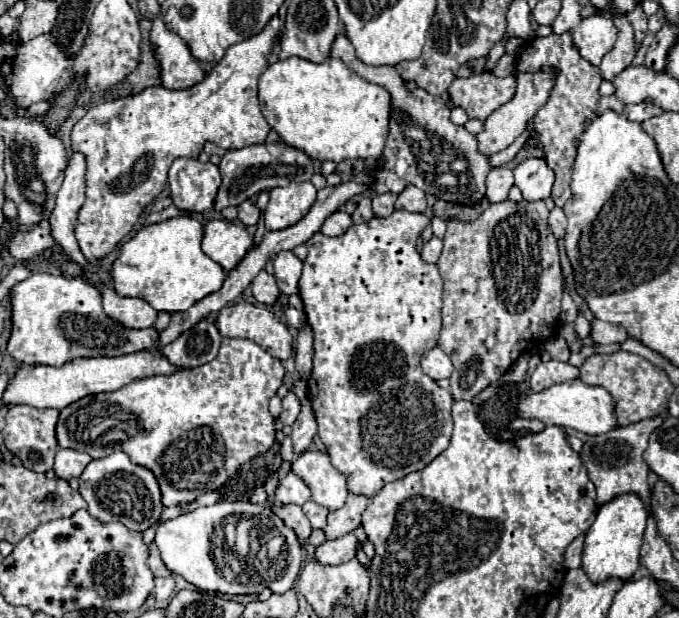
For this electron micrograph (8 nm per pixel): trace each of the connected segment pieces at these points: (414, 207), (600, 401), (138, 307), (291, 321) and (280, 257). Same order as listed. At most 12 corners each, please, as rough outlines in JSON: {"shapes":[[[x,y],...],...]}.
{"shapes":[[[407,186],[397,202],[397,210],[425,212],[425,192]],[[583,380],[521,392],[517,412],[585,434],[617,428],[615,400]],[[111,284],[97,286],[107,316],[127,328],[151,328],[157,310],[125,298]],[[287,308],[285,315],[290,327],[300,329],[306,322],[304,312]],[[279,252],[273,276],[283,294],[297,294],[301,260]]]}

